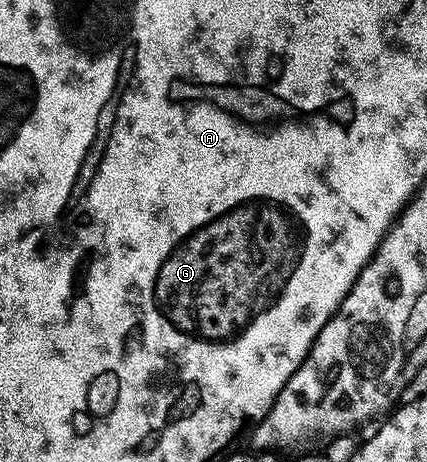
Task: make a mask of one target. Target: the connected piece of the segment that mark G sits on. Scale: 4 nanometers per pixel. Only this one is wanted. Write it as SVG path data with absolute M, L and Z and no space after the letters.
M266 194L235 200L234 206L223 208L216 216L204 218L203 224L195 224L193 230L182 232L179 240L165 250L163 261L148 282L155 316L188 342L231 348L259 324L259 316L271 316L283 304L283 252L307 252L307 248L311 248L311 228L307 228L307 220L295 212L288 200L275 200Z

